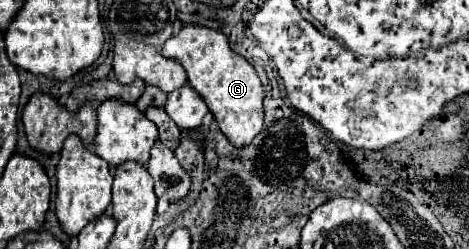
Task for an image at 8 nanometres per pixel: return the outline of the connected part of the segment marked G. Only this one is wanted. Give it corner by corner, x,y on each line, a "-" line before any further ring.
183,24
183,28
165,42
165,58
175,58
187,72
189,84
203,96
219,128
235,146
245,146
263,126
263,84
255,68
229,46
227,36
201,24

